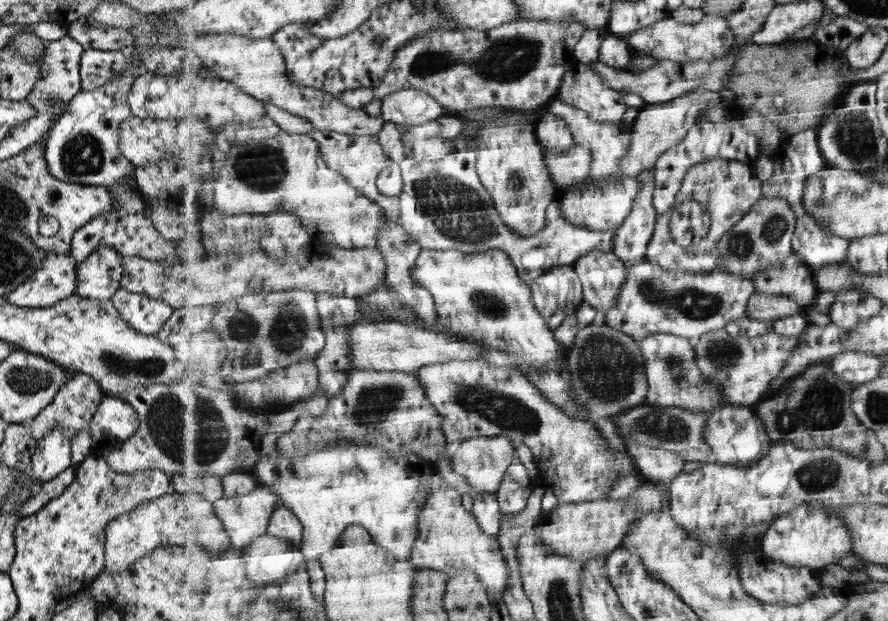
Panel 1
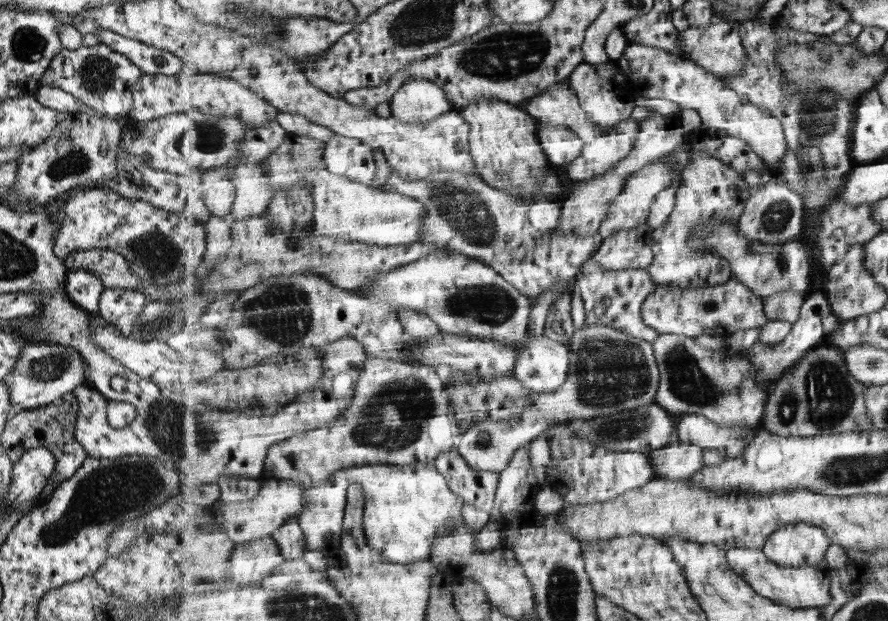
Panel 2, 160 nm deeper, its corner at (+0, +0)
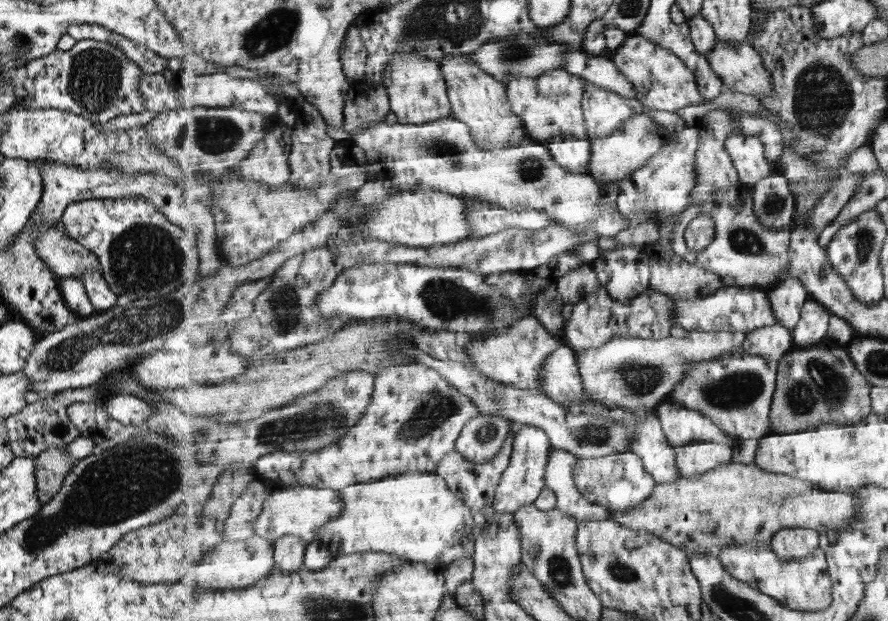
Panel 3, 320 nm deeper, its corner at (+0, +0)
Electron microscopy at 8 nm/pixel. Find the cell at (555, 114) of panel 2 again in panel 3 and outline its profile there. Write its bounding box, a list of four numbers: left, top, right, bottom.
[506,68,588,143]

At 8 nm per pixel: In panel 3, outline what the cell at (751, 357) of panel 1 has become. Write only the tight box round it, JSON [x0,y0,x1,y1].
[792,299,832,347]

